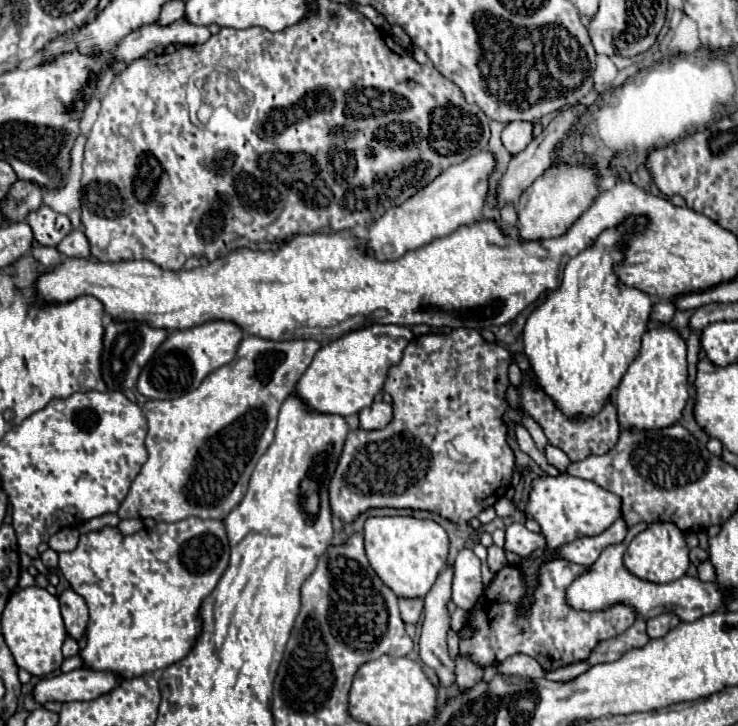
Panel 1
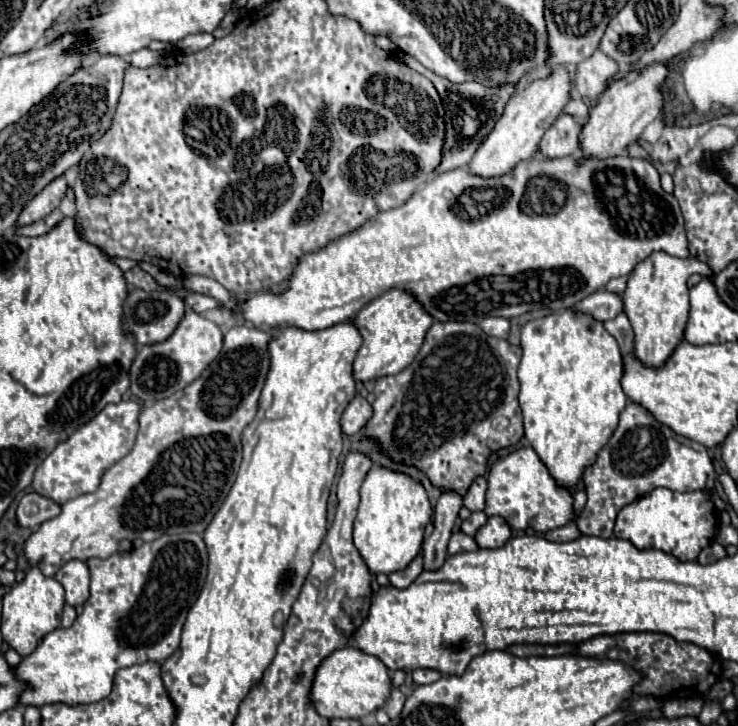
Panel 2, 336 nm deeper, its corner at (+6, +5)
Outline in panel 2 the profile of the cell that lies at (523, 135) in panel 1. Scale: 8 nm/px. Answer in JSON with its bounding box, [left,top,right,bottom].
[540,115,582,157]

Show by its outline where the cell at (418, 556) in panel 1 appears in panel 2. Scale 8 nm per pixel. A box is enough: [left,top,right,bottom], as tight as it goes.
[354,465,432,573]

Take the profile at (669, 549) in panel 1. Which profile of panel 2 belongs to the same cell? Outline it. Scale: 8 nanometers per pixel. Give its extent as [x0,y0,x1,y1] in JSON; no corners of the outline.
[614,487,718,561]

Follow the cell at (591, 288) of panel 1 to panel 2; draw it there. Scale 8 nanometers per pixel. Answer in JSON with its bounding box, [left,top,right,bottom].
[518,309,628,489]

